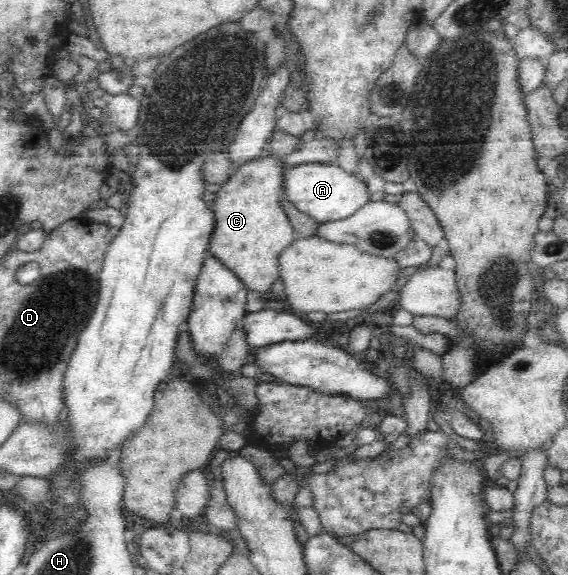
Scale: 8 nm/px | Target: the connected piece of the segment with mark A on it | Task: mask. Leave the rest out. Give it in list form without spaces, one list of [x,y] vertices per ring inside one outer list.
[[[308,162],[286,167],[283,170],[283,196],[300,212],[320,223],[337,221],[354,214],[368,202],[368,189],[364,183],[348,175],[343,169],[325,162]]]

